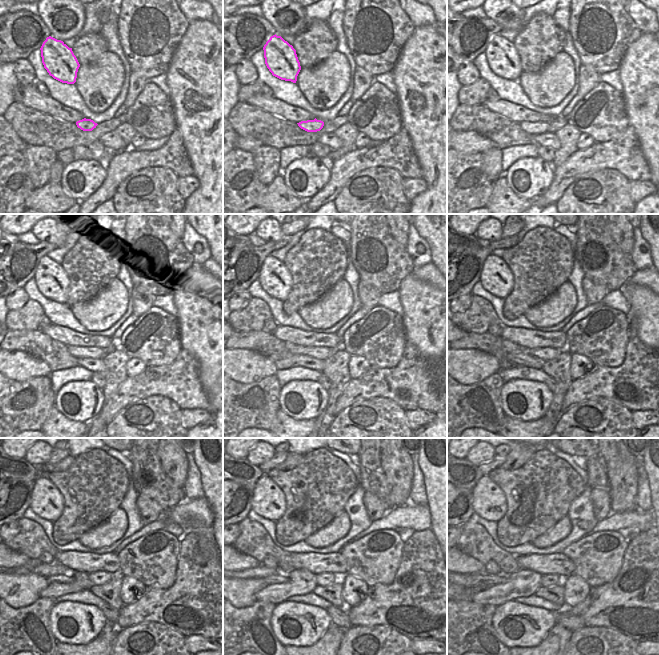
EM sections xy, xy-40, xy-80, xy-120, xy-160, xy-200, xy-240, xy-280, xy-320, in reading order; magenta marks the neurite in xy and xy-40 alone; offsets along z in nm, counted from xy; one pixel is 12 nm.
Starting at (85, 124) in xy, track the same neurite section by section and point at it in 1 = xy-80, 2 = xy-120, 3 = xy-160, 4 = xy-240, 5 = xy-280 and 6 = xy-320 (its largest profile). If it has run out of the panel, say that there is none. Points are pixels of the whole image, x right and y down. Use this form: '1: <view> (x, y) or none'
1: xy-80 (540, 127)
2: xy-120 (94, 352)
3: xy-160 (322, 353)
4: xy-240 (97, 578)
5: xy-280 (323, 579)
6: xy-320 (547, 580)

